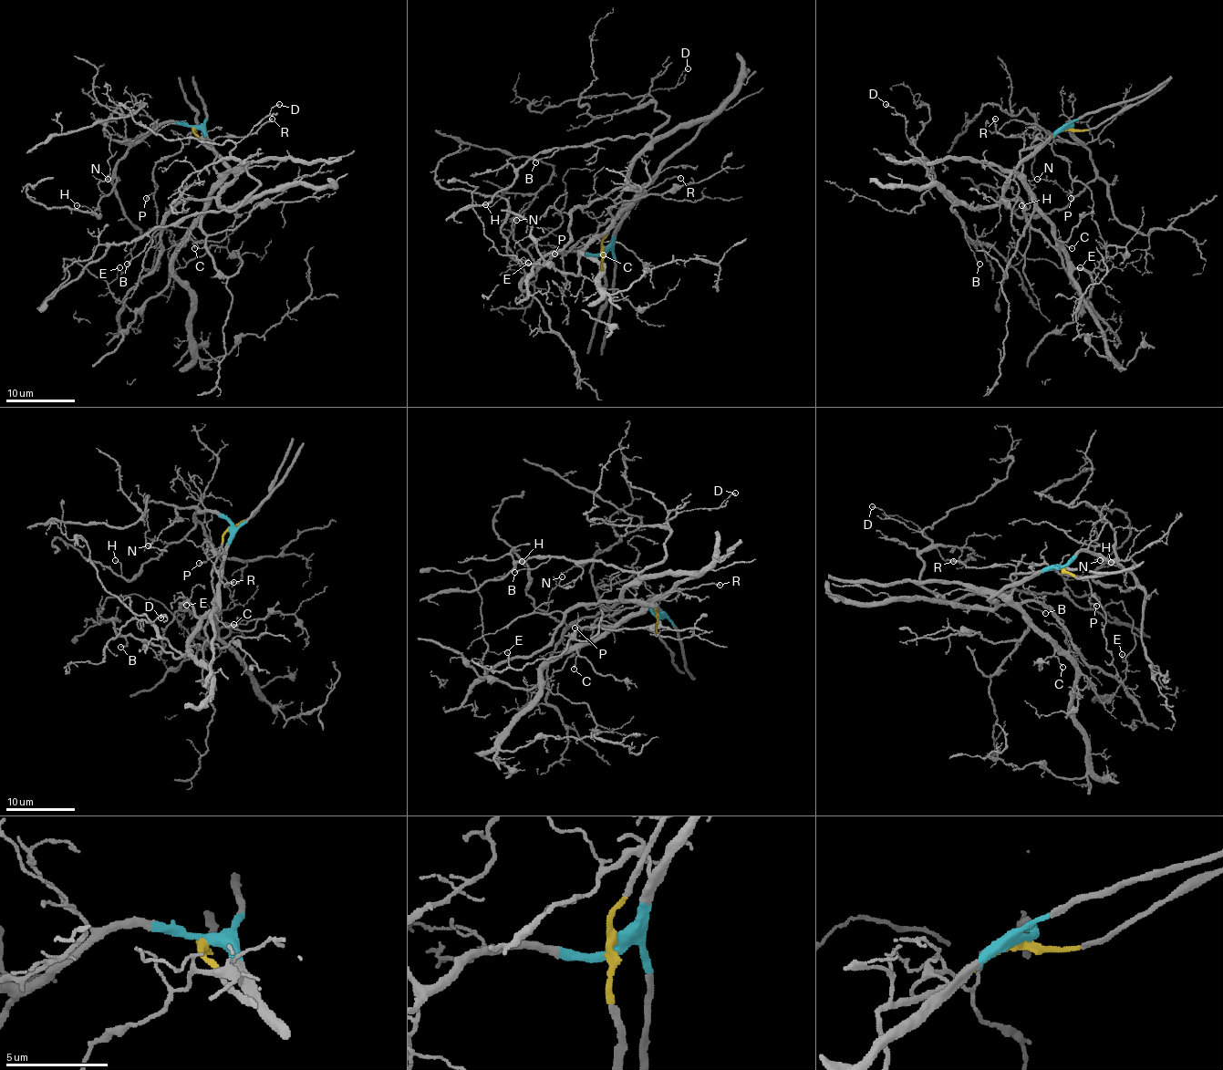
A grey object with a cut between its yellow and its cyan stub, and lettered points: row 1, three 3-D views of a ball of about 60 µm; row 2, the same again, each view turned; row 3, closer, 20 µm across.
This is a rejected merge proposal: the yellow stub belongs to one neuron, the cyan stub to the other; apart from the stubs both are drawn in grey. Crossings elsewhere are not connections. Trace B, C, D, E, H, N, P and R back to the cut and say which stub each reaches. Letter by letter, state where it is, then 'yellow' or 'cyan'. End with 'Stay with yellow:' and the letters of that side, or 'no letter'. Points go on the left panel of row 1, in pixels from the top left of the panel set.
B: at (127, 264); cyan
C: at (194, 248); yellow
D: at (279, 104); cyan
E: at (119, 267); yellow
H: at (77, 205); cyan
N: at (108, 179); cyan
P: at (146, 198); cyan
R: at (272, 119); yellow
Stay with yellow: C, E, R

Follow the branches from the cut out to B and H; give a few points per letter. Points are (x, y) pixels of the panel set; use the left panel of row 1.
B: (194, 127), (234, 174), (220, 203), (243, 203), (233, 211), (191, 214), (156, 226), (147, 245), (127, 264)
H: (194, 127), (163, 122), (150, 129), (116, 167), (114, 188), (92, 214), (98, 215), (77, 205)

